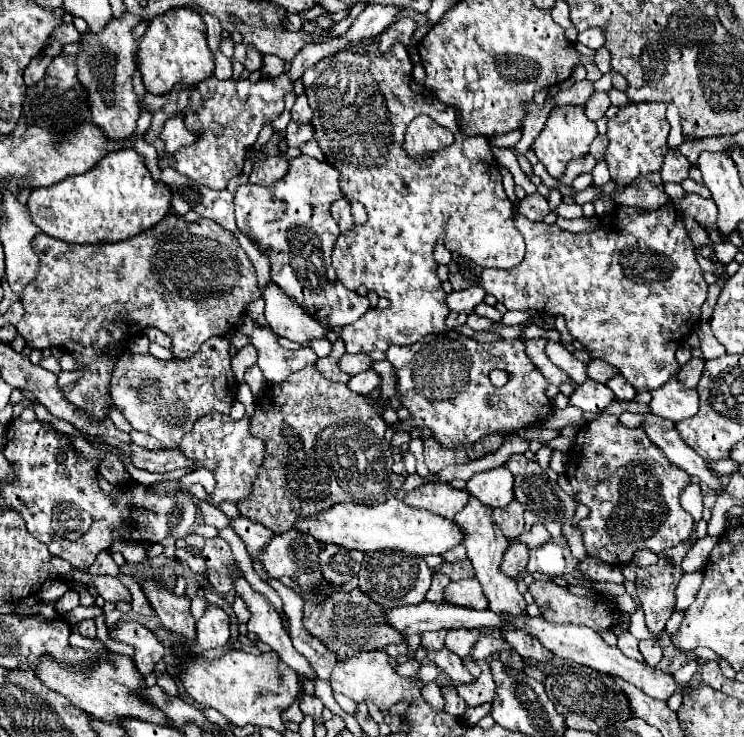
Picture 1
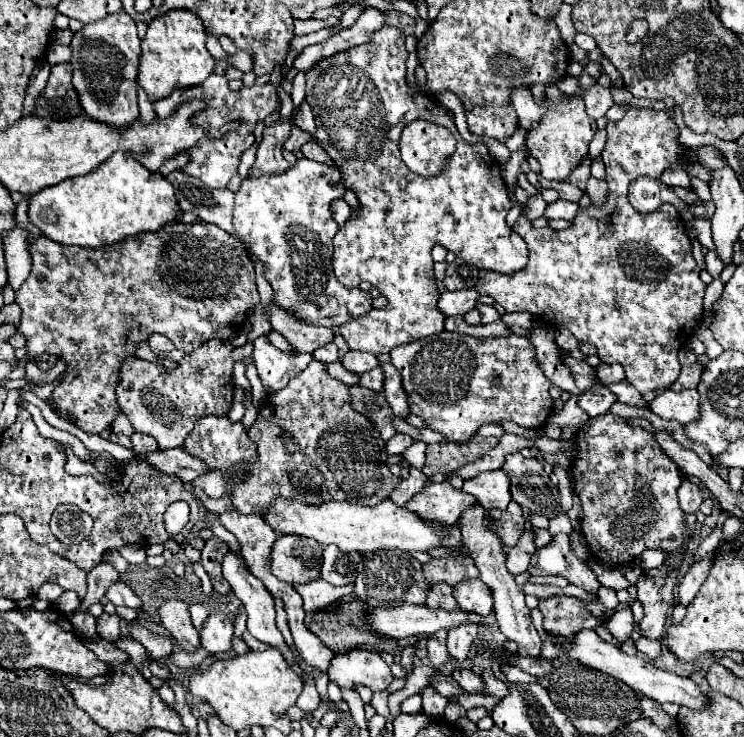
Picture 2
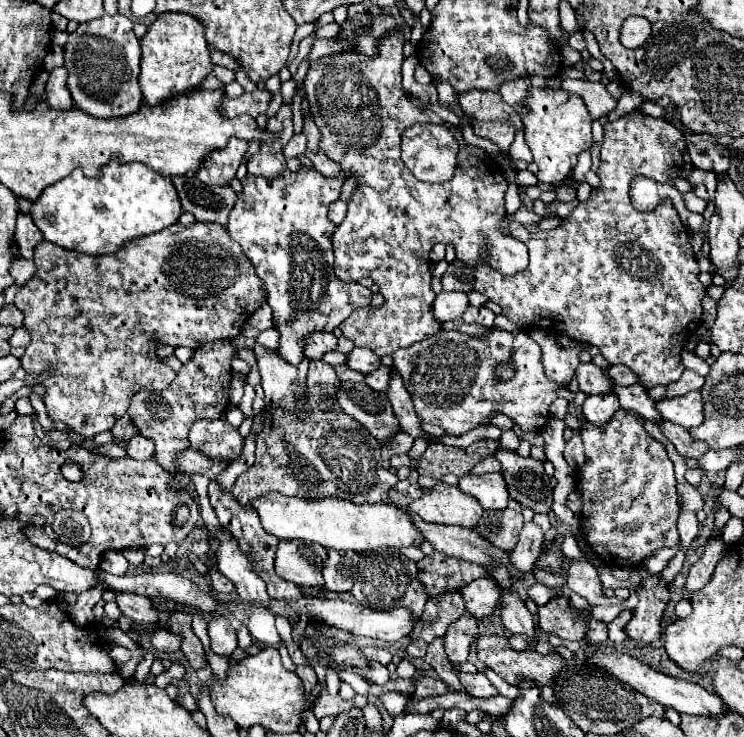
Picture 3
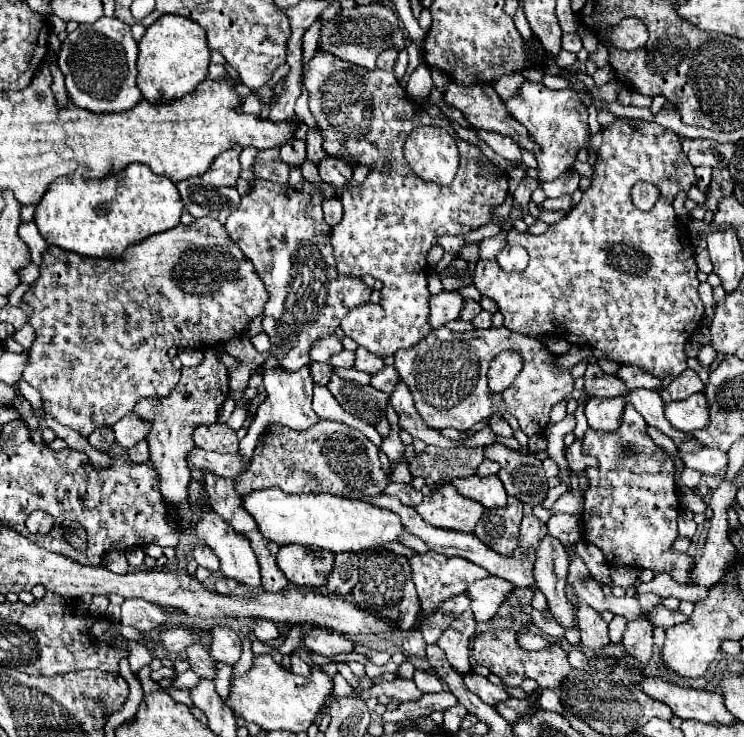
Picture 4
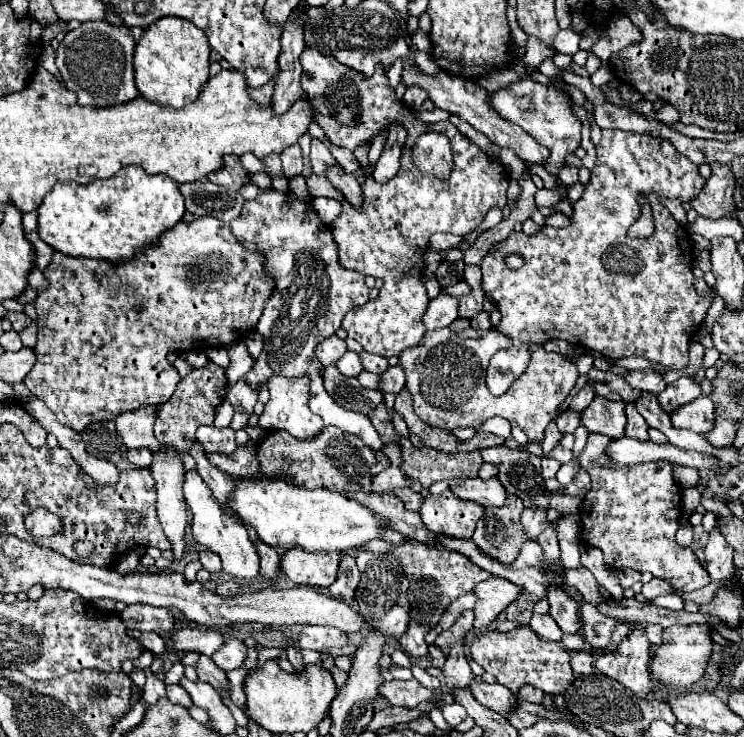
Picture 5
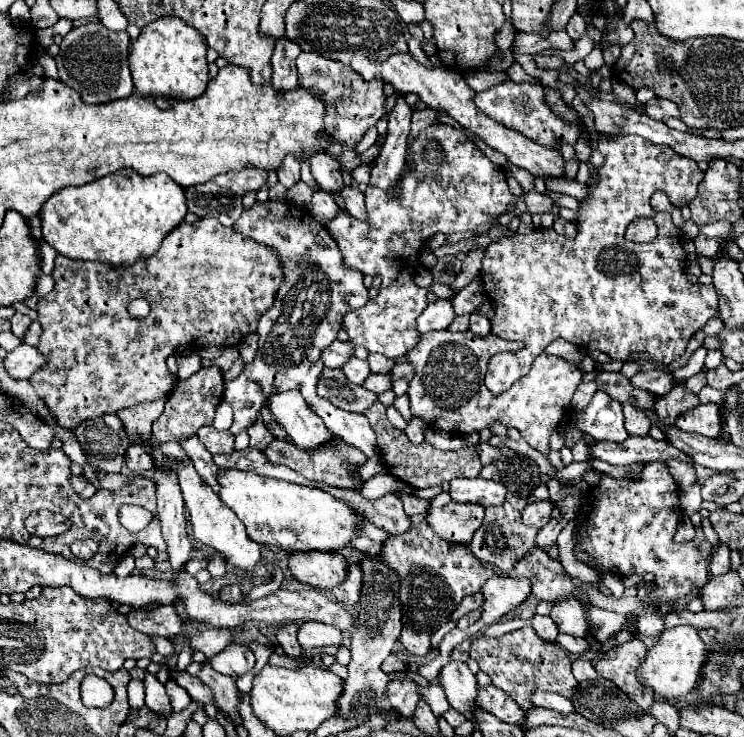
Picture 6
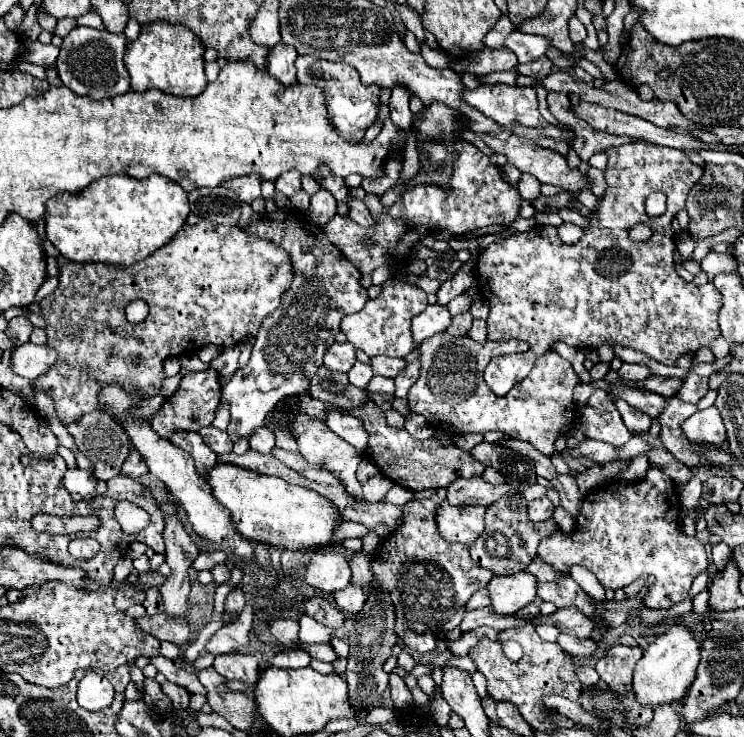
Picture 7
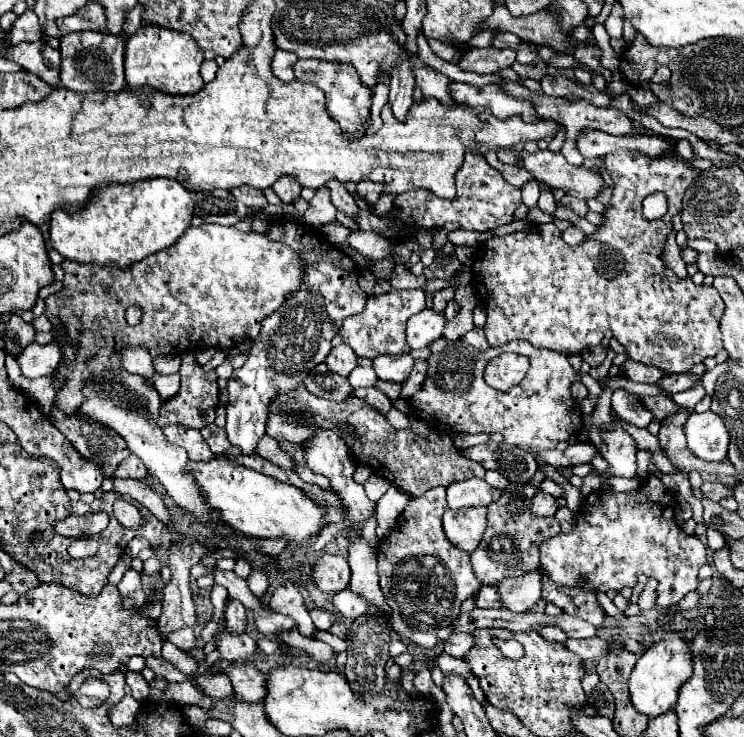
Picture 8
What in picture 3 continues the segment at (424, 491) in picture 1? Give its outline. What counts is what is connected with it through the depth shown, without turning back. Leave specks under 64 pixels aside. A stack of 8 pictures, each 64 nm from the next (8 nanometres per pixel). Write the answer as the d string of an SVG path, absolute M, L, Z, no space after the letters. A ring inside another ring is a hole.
M438 482L428 494L412 502L410 510L424 522L462 528L474 528L484 512L476 498L466 496L458 486L448 486L444 482Z

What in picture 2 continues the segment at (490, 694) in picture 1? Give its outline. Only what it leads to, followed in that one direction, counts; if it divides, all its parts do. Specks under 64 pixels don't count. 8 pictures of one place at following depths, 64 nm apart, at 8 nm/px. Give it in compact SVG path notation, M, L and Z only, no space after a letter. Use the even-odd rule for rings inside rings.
M492 668L482 670L482 678L484 678L486 686L488 686L488 694L494 694L494 696L500 696L500 698L508 696L508 684L504 680L496 678L494 672L492 672ZM434 680L432 684L430 684L436 692L440 692L440 696L454 696L454 694L462 694L462 690L460 690L460 686L456 686L454 682L446 682L446 680Z

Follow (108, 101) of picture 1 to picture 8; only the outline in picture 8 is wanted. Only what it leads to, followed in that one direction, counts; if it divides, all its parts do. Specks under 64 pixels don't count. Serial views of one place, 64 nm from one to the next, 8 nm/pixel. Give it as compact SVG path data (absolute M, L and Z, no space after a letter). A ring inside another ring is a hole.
M66 34L60 38L62 84L74 92L122 92L124 82L124 40L114 34Z

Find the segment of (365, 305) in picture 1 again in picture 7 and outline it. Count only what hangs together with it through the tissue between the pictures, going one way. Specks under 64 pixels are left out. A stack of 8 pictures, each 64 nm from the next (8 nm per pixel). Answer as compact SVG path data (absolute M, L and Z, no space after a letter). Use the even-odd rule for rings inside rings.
M286 210L254 214L252 224L246 228L248 234L270 240L274 244L280 244L284 250L288 250L294 262L294 282L290 290L284 294L278 310L274 310L272 314L268 314L268 318L264 318L256 342L252 346L252 356L248 364L244 368L238 368L234 376L228 380L228 384L222 388L222 402L230 406L230 424L226 432L232 442L238 442L240 438L250 440L254 430L264 426L268 412L272 412L278 400L292 394L308 392L312 374L316 374L326 350L334 344L334 336L340 332L340 320L346 314L358 312L368 300L368 292L360 284L360 272L352 266L352 262L348 262L342 256L342 252L332 242L326 240L326 236L320 236L318 226L312 226L308 220L292 220L292 216L294 214ZM328 412L326 414L326 426L332 432L336 432L340 438L344 438L348 444L352 444L354 448L364 452L364 446L366 446L366 440L368 440L368 432L364 430L360 418L344 416L340 412Z

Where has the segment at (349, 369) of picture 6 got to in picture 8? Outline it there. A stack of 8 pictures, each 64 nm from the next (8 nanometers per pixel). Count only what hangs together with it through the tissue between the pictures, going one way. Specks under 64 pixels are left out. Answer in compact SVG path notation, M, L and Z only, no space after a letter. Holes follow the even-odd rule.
M358 366L358 368L352 370L352 374L350 374L348 380L350 380L350 384L352 384L354 388L360 388L360 386L364 386L364 388L372 388L372 386L376 386L378 376L376 376L374 368Z

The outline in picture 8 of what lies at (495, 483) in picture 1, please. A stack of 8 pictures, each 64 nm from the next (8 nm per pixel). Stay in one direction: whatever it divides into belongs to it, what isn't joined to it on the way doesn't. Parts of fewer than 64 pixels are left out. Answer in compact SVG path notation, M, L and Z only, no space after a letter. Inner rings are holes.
M468 478L448 486L448 508L468 508L468 506L488 506L502 496L502 490L492 488L486 480Z

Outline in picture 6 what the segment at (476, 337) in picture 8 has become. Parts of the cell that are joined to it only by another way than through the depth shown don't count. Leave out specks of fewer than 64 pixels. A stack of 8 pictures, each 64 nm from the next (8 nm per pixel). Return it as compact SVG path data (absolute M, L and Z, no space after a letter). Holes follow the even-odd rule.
M470 314L470 330L476 336L484 338L486 334L490 334L490 320L486 316L482 316L482 314Z

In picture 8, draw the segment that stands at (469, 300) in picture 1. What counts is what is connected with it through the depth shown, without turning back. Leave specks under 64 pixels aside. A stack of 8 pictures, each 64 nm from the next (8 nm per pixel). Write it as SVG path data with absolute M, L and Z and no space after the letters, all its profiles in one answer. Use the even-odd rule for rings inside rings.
M430 308L422 310L420 314L414 314L406 324L406 342L410 350L420 350L430 346L434 340L442 336L444 330L444 314L432 312Z

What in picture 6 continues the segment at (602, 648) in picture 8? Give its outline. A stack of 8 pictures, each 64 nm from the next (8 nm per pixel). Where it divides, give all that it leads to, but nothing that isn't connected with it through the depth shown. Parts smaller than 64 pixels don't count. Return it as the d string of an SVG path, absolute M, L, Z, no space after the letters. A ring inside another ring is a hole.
M558 634L558 640L556 640L568 654L584 654L588 648L590 648L590 642L586 638L572 638L568 634Z

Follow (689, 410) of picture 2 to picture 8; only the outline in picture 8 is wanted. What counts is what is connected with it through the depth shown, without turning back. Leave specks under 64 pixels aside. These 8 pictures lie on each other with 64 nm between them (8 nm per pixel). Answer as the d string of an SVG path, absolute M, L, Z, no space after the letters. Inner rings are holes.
M692 412L684 424L688 450L700 460L722 462L728 454L728 430L718 414Z

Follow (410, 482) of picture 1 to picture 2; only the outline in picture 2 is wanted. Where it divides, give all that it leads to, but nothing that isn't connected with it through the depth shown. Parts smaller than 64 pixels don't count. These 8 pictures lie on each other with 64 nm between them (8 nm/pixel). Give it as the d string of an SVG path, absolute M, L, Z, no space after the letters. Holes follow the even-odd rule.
M410 466L410 476L408 476L406 480L402 480L402 482L392 490L390 500L392 500L396 506L404 506L412 496L416 496L416 494L424 488L424 484L426 484L428 480L432 480L432 482L442 482L442 480L446 480L446 476L436 474L436 476L428 478L428 476L424 476L420 470L416 470L414 466Z

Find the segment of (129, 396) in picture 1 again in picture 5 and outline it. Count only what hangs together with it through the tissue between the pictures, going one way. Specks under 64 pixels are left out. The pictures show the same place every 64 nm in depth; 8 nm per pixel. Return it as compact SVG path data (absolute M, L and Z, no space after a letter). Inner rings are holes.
M208 362L204 368L196 368L186 378L182 378L172 398L160 406L160 412L156 416L154 436L158 442L172 446L178 452L186 452L188 446L192 446L192 440L196 440L196 428L214 422L214 412L216 406L224 400L226 386L225 369L214 362ZM162 452L162 454L154 454L154 462L150 466L152 470L152 478L156 482L156 514L158 520L164 528L166 538L172 544L172 552L174 552L174 560L182 560L184 552L186 552L186 526L188 526L188 506L184 502L184 494L182 494L182 480L184 480L184 466L180 462L180 458L172 452Z

